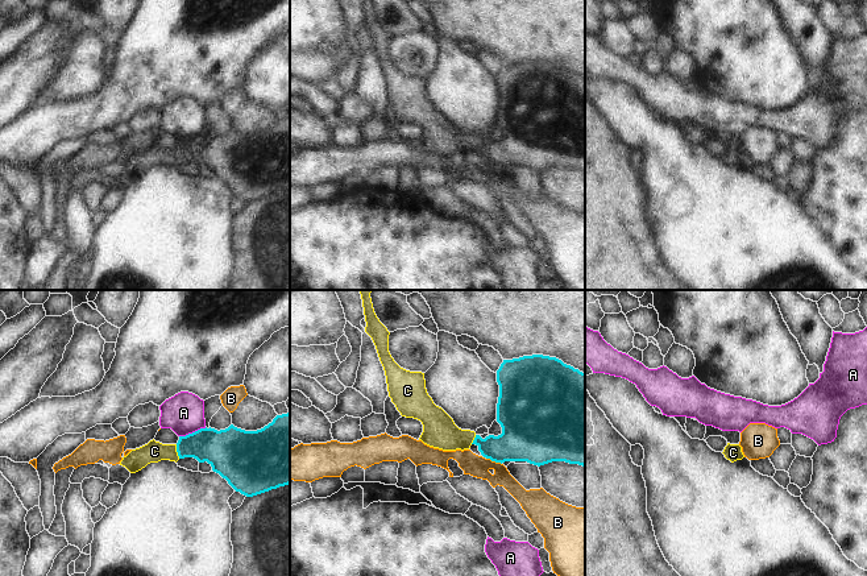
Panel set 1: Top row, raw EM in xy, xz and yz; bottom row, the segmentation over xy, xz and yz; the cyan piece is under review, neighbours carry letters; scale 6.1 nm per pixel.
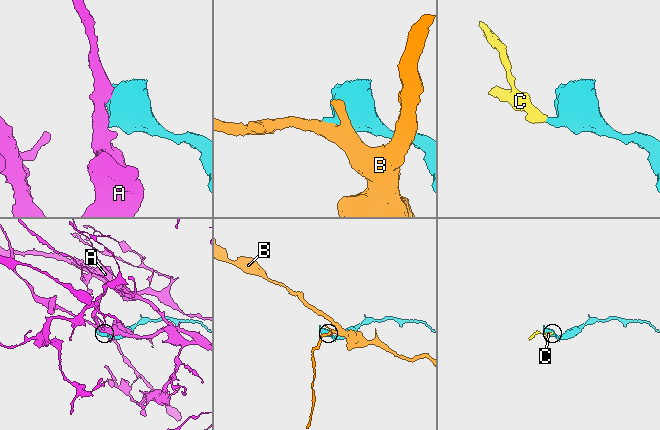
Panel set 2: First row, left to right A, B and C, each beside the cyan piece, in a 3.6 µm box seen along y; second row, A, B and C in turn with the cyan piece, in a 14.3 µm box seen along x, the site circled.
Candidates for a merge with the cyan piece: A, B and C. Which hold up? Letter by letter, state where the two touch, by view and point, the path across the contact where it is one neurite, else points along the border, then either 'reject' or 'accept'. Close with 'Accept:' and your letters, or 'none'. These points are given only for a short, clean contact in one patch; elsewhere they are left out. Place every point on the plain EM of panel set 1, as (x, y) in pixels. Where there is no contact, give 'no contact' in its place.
A: contact xy (193, 137); reject
B: contact xz (494, 165); border xz (486, 162), (501, 169); reject
C: contact xy (177, 156); way xy (218, 153), (177, 156), (154, 156); accept
Accept: C

